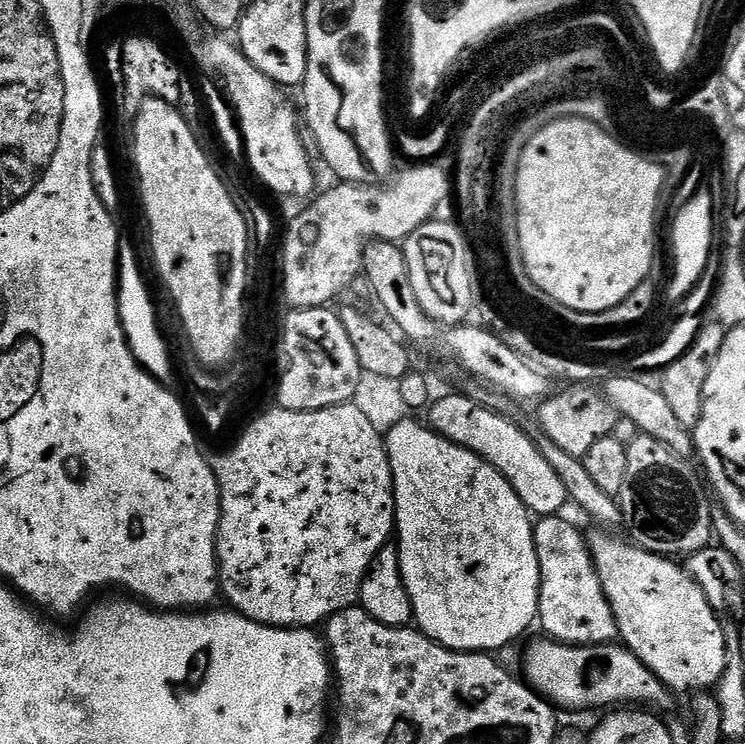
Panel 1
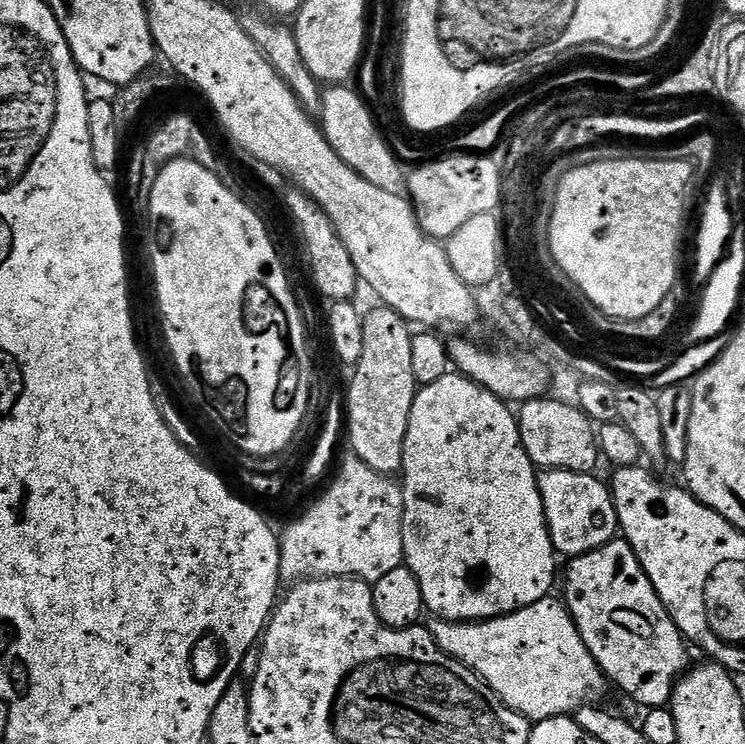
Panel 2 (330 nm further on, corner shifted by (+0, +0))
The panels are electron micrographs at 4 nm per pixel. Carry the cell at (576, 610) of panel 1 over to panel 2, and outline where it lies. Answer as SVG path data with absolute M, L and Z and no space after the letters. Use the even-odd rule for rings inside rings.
M617 538L598 550L590 550L581 556L571 557L567 561L568 569L563 569L564 593L562 599L568 605L572 621L576 623L582 642L586 642L588 653L598 662L605 677L616 684L632 700L644 704L645 709L663 708L672 699L676 682L689 667L689 645L672 621L668 608L654 590L646 570L638 562L627 540Z

